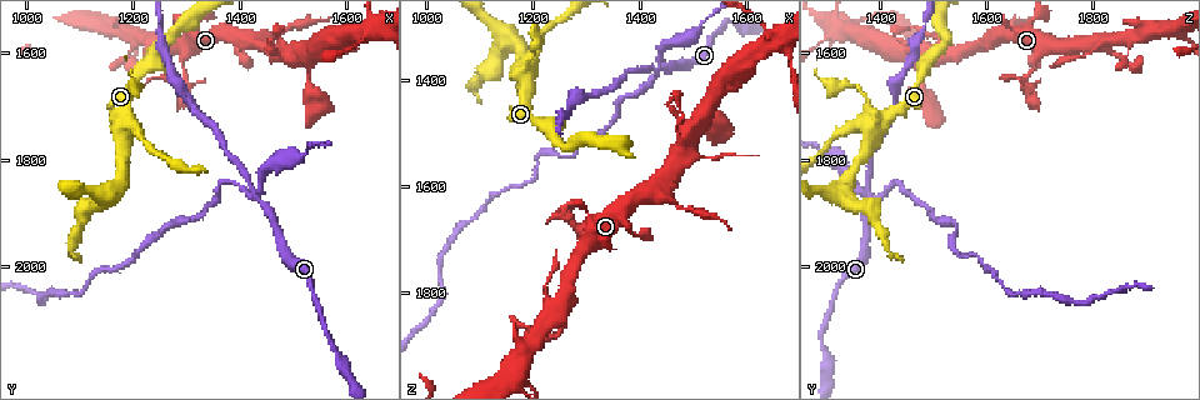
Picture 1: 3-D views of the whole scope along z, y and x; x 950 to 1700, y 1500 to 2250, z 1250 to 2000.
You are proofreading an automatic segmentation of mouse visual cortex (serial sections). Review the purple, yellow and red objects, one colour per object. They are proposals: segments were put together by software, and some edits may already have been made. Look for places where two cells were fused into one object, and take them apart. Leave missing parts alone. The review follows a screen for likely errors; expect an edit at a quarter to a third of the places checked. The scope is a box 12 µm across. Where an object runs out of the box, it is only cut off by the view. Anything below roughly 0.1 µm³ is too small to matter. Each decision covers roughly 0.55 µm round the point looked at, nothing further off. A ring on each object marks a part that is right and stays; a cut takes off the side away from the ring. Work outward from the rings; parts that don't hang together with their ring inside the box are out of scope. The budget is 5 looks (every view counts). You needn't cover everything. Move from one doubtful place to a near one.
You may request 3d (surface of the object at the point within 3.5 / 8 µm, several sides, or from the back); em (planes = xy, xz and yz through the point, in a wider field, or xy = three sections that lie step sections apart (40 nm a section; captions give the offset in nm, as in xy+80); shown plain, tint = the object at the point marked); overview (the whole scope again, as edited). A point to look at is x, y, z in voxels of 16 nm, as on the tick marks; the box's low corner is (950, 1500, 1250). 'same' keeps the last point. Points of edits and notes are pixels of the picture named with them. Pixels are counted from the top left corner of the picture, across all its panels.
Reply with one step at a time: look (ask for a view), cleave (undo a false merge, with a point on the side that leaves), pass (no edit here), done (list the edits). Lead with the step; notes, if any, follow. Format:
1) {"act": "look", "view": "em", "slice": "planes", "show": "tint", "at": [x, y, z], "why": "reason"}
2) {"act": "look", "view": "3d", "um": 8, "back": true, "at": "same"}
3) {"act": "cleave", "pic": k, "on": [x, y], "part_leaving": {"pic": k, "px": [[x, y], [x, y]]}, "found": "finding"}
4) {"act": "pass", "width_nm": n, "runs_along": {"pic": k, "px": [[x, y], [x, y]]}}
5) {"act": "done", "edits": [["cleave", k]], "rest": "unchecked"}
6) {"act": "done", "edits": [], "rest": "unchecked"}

{"act": "look", "view": "3d", "um": 3.5, "at": [1430, 1875, 1385], "why": "looks like a crossing"}

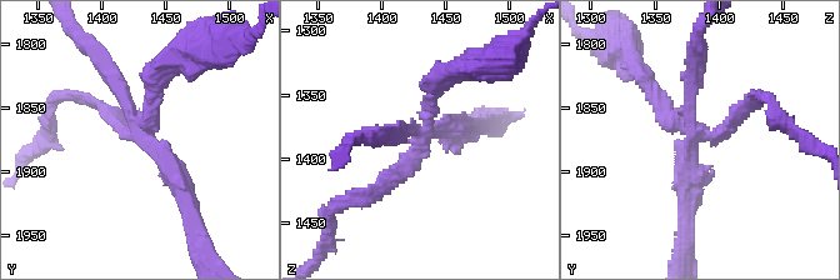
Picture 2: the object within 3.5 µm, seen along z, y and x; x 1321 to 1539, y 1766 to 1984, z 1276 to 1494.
{"act": "look", "view": "em", "slice": "xy", "step": 2, "show": "tint", "at": [1434, 1868, 1382]}

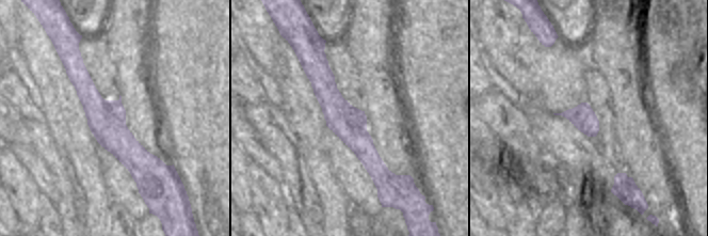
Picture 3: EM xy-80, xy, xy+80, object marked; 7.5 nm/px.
{"act": "cleave", "pic": 2, "on": [106, 114], "arm_widths_nm": [150, 200, 200, 250], "part_leaving": {"pic": 2, "px": [[421, 138], [386, 186], [341, 201]]}, "found": "a second cell is stuck on"}

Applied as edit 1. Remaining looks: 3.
{"act": "look", "view": "3d", "um": 8, "at": [1300, 1655, 1675], "why": "abrupt turn"}

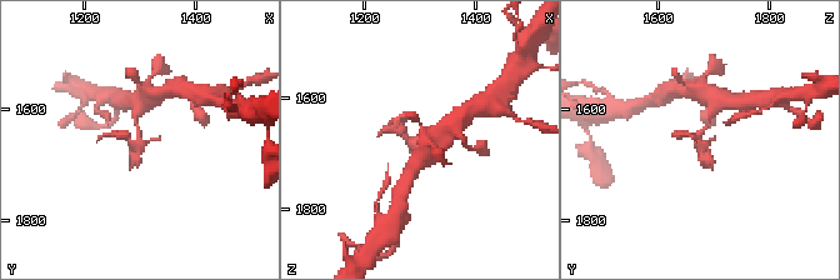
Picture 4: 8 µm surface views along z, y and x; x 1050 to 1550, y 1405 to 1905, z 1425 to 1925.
{"act": "look", "view": "3d", "um": 3.5, "at": [1300, 1650, 1670], "why": "zoom in"}

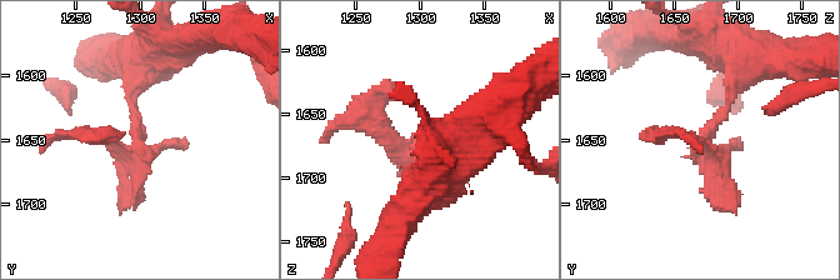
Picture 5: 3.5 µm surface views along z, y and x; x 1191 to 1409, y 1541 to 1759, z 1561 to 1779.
{"act": "cleave", "pic": 5, "on": [136, 193], "found": "two cells meet here"}

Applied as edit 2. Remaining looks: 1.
{"act": "done", "edits": [["cleave", 2], ["cleave", 5]], "rest": "unchecked"}

